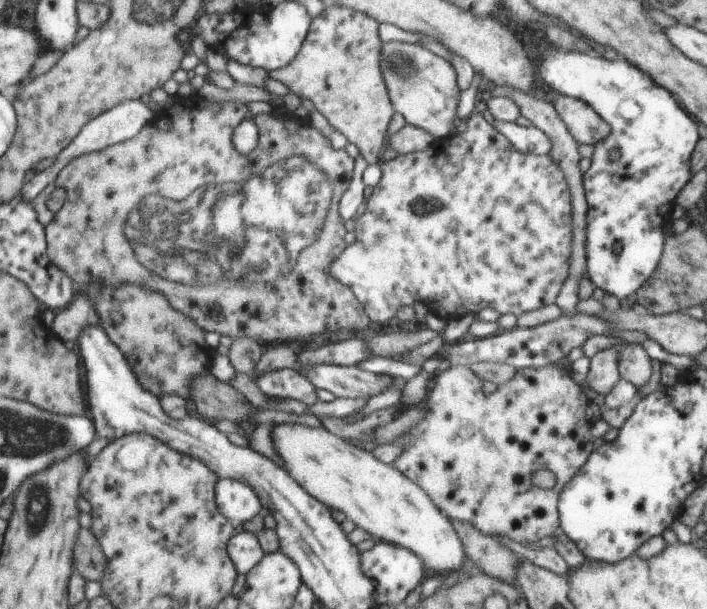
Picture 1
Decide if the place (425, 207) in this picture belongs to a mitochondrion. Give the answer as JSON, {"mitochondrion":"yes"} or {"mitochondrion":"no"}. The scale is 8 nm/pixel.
{"mitochondrion":"yes"}

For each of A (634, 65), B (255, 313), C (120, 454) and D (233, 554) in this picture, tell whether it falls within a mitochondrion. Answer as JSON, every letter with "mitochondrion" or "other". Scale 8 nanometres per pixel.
{"A":"other","B":"other","C":"other","D":"other"}

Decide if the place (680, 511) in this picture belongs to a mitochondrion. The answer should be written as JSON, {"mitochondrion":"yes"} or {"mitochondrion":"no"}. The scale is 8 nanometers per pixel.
{"mitochondrion":"no"}

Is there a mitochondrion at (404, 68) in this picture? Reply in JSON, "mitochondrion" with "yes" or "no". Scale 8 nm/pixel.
{"mitochondrion":"yes"}

